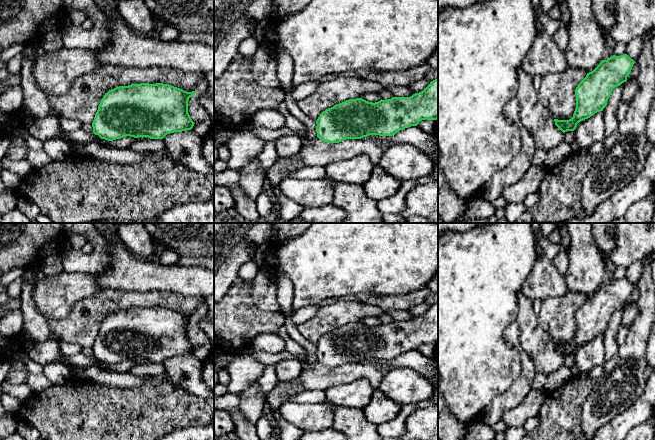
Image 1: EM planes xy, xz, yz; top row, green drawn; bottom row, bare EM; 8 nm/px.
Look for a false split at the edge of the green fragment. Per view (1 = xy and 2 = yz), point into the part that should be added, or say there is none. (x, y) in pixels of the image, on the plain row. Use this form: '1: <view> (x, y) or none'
1: none
2: none

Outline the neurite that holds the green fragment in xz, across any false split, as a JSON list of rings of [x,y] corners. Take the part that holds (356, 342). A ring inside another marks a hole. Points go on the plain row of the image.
[[[438,303],[410,321],[375,327],[356,322],[336,328],[320,338],[316,356],[327,367],[339,367],[369,359],[393,360],[426,343],[438,343]]]

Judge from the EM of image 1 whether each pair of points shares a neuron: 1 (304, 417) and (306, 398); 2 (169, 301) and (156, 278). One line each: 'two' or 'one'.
1: two
2: two

